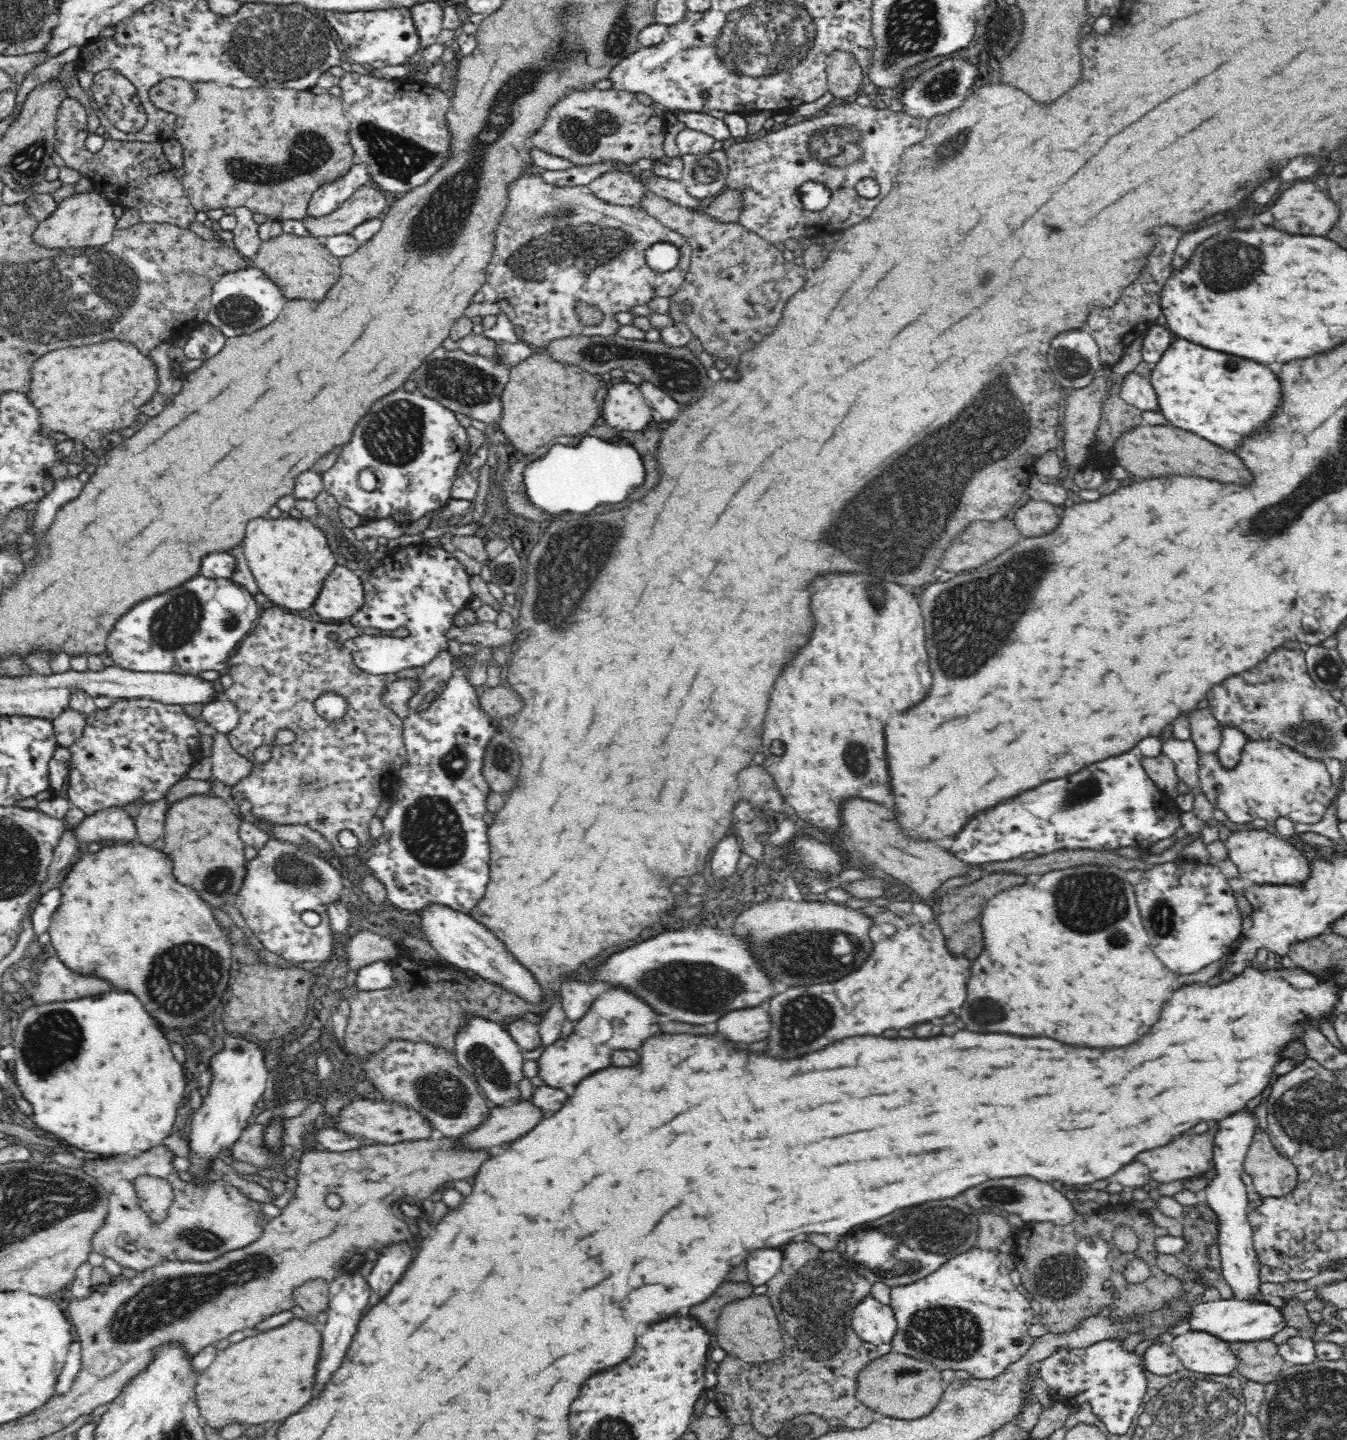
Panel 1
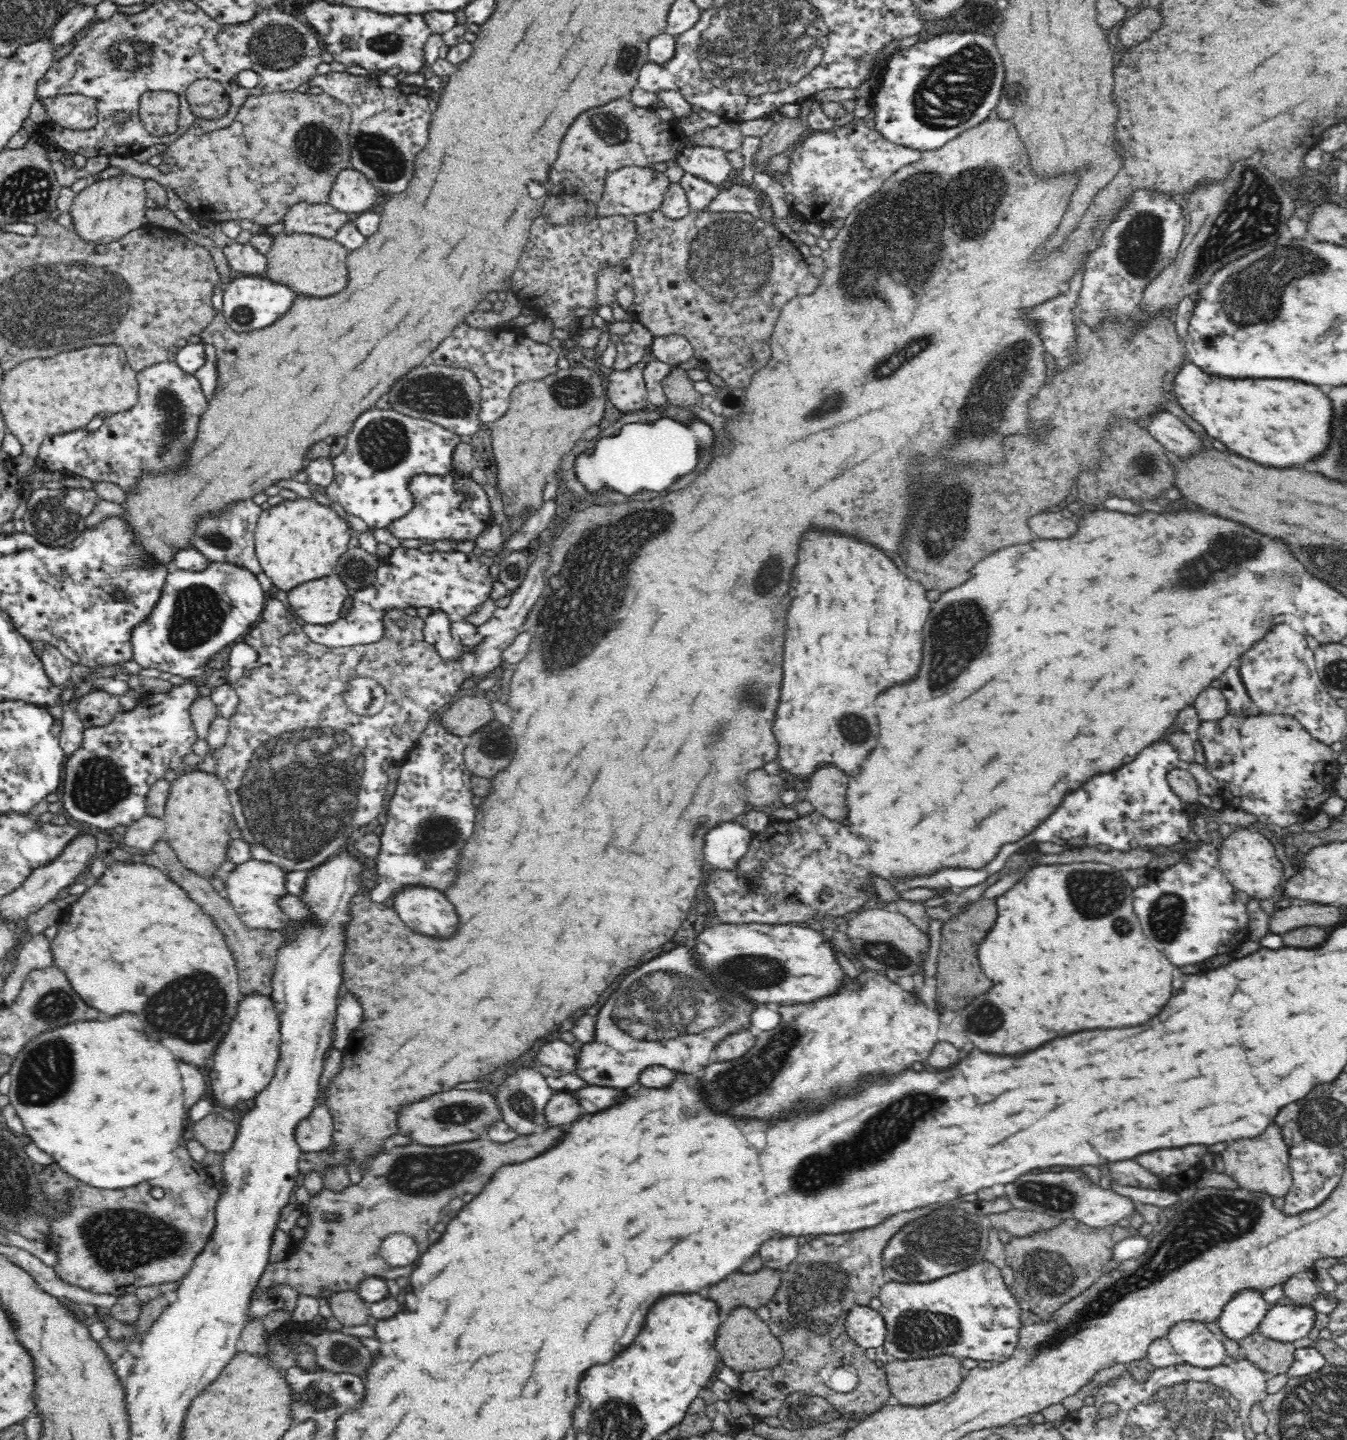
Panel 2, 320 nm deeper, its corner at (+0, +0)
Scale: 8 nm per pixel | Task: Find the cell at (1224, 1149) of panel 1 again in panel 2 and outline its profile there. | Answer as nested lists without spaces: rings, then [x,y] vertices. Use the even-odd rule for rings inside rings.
[[[1244,1287],[1224,1305],[1221,1315],[1218,1318],[1218,1324],[1222,1331],[1221,1334],[1239,1342],[1242,1337],[1248,1336],[1256,1331],[1258,1323],[1264,1318],[1268,1310],[1268,1301],[1264,1299],[1263,1293],[1254,1289],[1254,1287]]]

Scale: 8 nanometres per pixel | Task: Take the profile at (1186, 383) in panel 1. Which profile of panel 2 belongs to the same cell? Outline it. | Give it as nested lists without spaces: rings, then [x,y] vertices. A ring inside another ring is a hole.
[[[1186,362],[1174,378],[1176,403],[1210,436],[1240,456],[1266,466],[1292,466],[1308,462],[1328,434],[1328,398],[1312,384],[1290,378],[1226,378],[1206,374],[1198,364]]]

